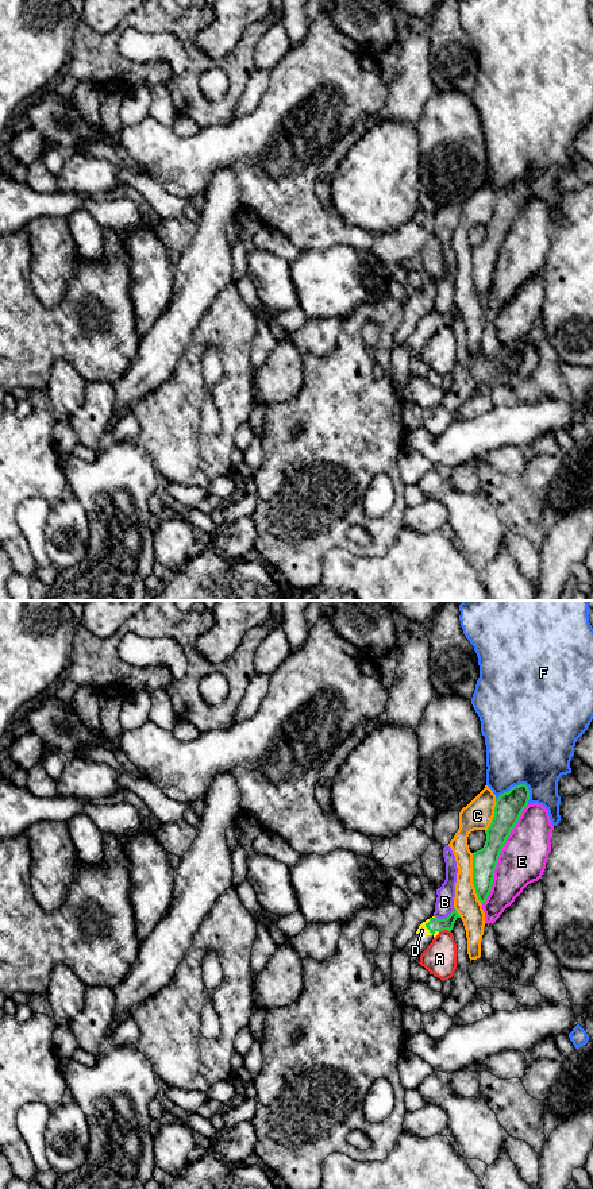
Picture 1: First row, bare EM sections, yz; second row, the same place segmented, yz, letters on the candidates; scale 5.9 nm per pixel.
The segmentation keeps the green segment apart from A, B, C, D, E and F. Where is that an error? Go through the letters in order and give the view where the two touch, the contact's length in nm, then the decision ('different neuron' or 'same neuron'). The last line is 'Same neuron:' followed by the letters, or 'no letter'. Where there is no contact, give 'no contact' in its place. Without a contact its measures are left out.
A: meets green in yz; contact 70 nm long; different neuron
B: meets green in yz; contact 130 nm long; different neuron
C: meets green in yz; contact 320 nm long; different neuron
D: meets green in yz; contact 110 nm long; same neuron
E: meets green in yz; contact 650 nm long; different neuron
F: meets green in yz; contact 220 nm long; different neuron
Same neuron: D

